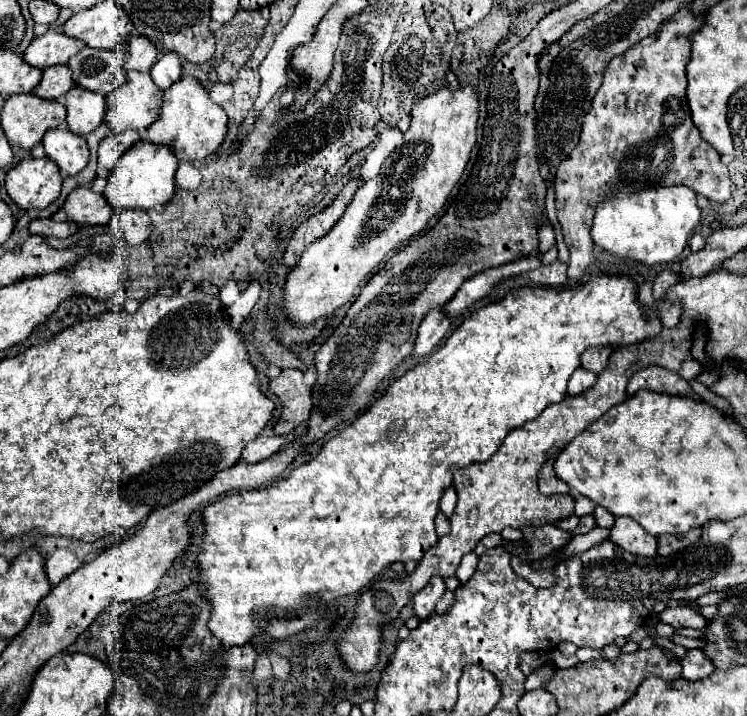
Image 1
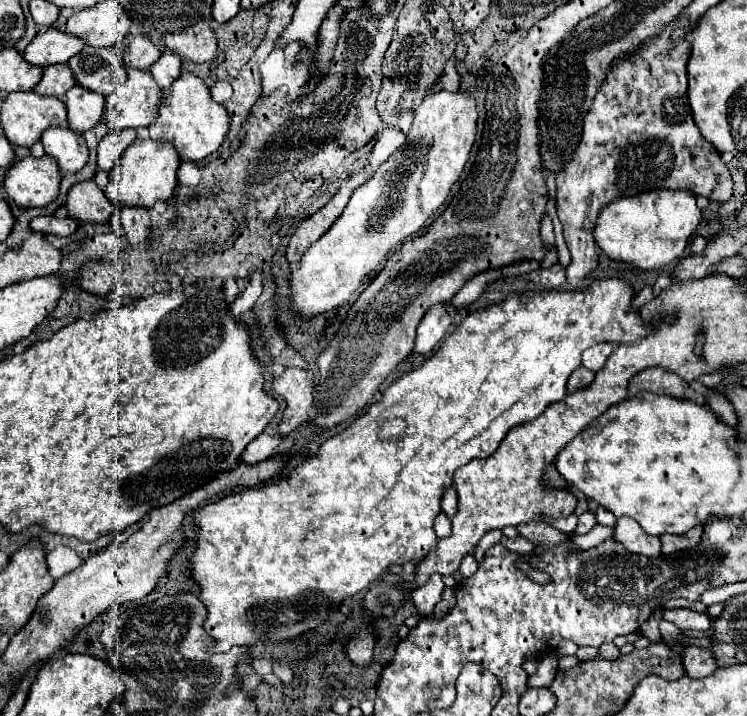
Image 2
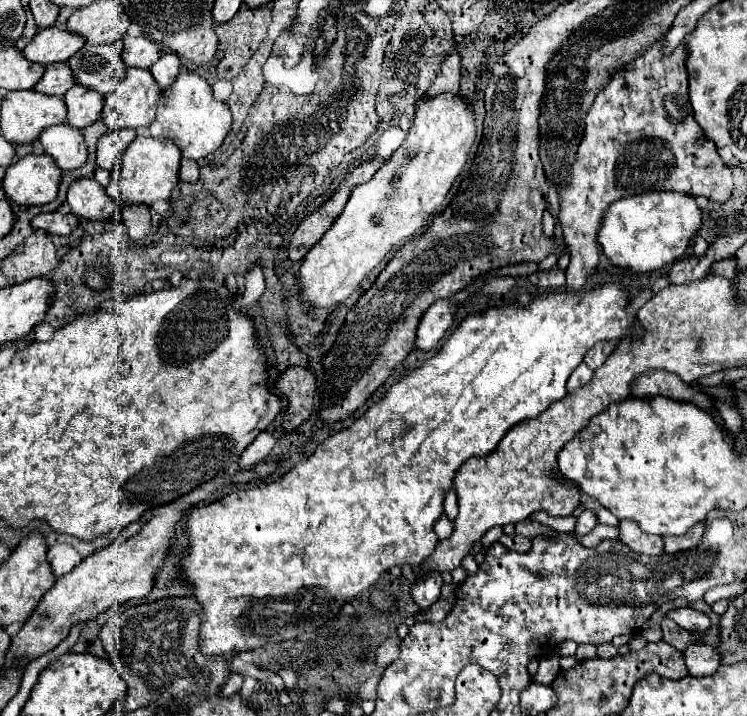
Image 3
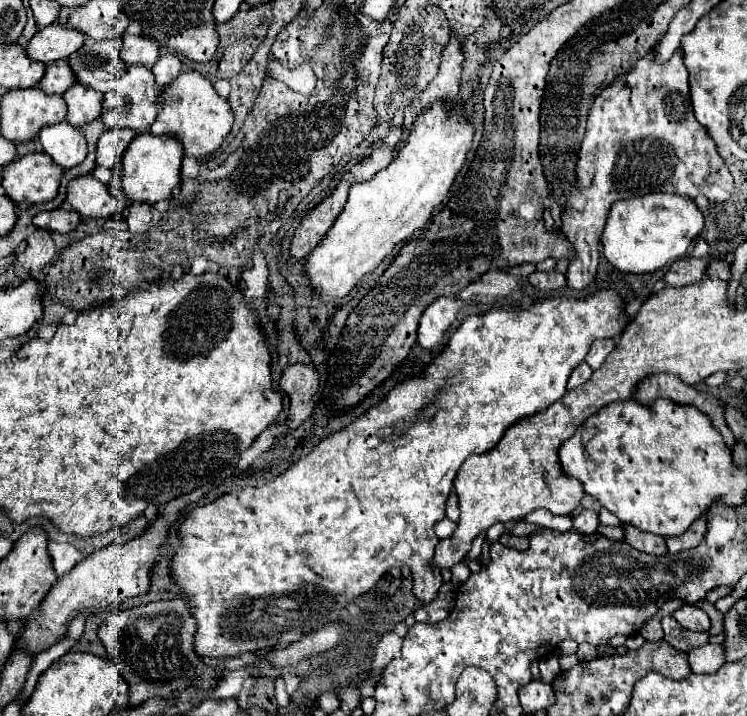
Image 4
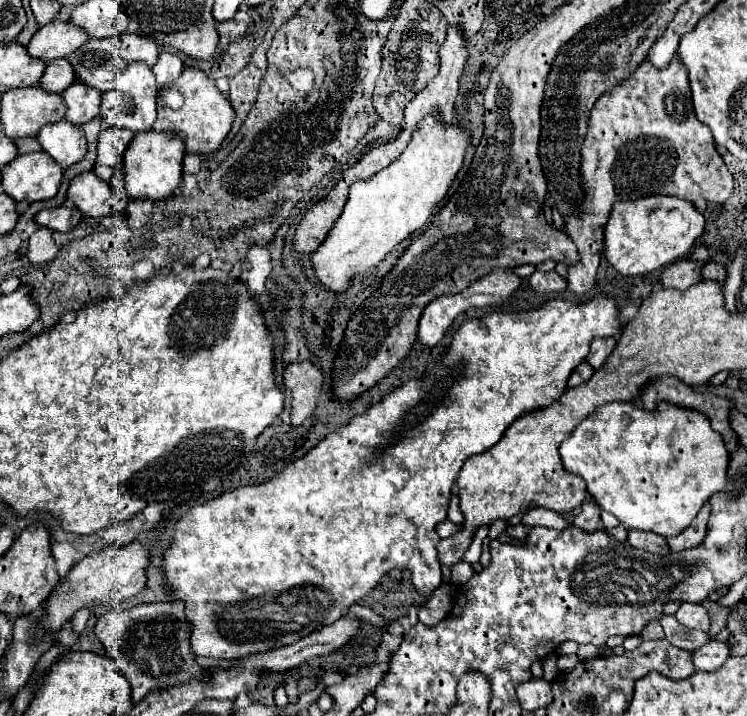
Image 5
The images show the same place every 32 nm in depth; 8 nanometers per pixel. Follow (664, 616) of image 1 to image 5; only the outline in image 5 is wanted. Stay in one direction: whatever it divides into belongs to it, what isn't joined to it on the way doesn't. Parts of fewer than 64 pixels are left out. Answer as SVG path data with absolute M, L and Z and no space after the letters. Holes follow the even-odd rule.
M684 602L674 616L686 628L696 628L696 630L702 630L702 632L710 630L710 618L708 618L704 606L700 606L700 604Z

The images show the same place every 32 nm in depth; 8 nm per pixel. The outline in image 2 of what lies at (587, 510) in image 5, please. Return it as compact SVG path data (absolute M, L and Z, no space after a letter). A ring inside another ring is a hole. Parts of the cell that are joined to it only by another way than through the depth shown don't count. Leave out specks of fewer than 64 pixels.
M584 512L582 516L578 516L578 528L576 528L574 534L586 534L586 532L590 532L594 526L596 526L594 514L592 514L592 512Z

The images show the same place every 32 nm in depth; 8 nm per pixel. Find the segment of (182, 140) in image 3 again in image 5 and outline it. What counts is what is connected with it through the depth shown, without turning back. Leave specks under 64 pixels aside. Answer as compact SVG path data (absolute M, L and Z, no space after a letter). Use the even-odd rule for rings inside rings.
M186 68L176 82L172 84L176 92L182 96L182 106L180 108L158 108L158 118L152 126L154 132L174 132L182 138L186 144L188 154L210 154L214 152L222 140L228 136L230 126L234 122L234 110L228 102L228 98L216 88L214 80L210 80L202 70L198 68Z

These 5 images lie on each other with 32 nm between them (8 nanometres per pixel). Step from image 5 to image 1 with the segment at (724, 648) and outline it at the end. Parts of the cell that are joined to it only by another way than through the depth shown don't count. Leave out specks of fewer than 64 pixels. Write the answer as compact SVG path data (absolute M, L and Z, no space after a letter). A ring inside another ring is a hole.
M698 648L688 650L686 658L682 658L680 664L682 664L682 678L686 678L686 680L700 680L714 672L712 662Z

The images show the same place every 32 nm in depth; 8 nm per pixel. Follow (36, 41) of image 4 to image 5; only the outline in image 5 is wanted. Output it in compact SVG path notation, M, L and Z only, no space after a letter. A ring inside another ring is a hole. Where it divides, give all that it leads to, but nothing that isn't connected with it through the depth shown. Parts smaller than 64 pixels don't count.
M52 20L50 24L42 26L28 44L28 54L32 58L40 58L44 62L66 58L74 50L78 50L88 40L88 34L80 30L78 26L72 26L68 22Z

